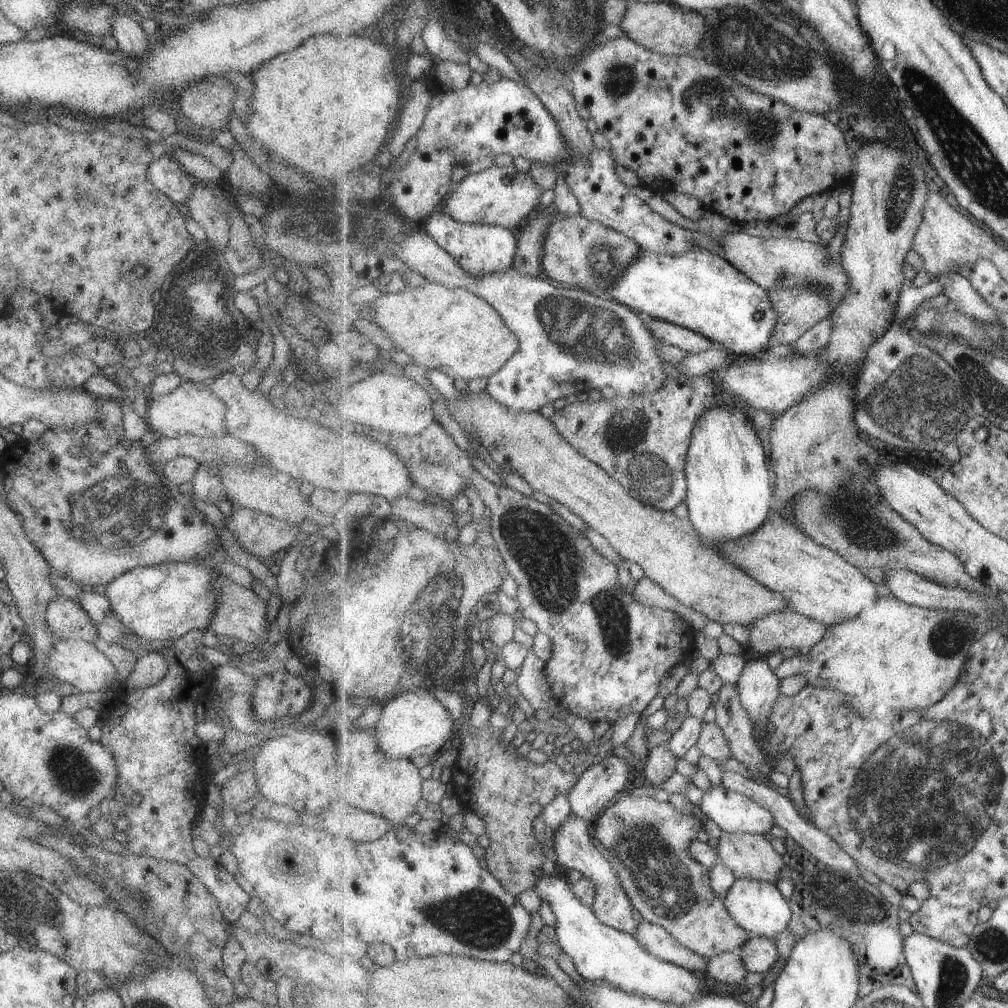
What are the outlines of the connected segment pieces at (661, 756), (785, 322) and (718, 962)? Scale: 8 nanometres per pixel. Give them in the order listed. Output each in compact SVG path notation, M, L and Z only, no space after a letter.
M661 742L650 750L650 756L643 774L642 782L649 782L651 786L660 788L661 784L671 778L677 770L678 756L675 756L667 743Z
M775 288L770 298L779 312L779 324L770 345L794 345L815 324L830 318L833 308L825 294L801 288Z
M733 951L708 958L706 971L718 981L740 986L740 982L749 973L749 968L747 968L742 954L739 951Z

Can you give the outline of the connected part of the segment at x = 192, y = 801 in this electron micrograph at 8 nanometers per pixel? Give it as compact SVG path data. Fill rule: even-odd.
M192 630L183 636L173 640L173 644L167 650L161 651L161 656L167 660L167 674L154 684L143 690L133 690L125 694L125 698L117 698L109 704L109 708L101 714L99 742L113 754L115 766L117 766L117 780L115 780L115 792L111 799L111 805L120 814L125 816L128 822L124 831L126 842L121 844L130 855L139 855L155 858L155 860L167 860L183 864L199 882L213 895L218 908L225 921L237 922L238 918L247 911L249 895L247 895L231 876L219 859L219 857L197 856L191 840L191 828L193 822L199 819L199 812L205 805L204 793L209 782L209 770L205 766L205 758L199 758L202 742L193 733L195 726L195 706L203 704L205 700L212 700L215 694L214 670L208 660L199 656L197 652L203 648L204 630ZM135 794L141 795L139 804L132 804Z

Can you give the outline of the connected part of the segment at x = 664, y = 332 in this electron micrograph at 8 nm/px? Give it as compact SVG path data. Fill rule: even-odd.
M652 319L648 324L649 332L655 340L672 344L688 353L700 353L714 347L713 340L691 330L661 319Z

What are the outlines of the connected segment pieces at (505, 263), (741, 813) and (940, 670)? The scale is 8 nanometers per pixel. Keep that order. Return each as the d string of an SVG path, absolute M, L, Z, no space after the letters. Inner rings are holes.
M439 209L427 220L425 229L441 248L455 257L465 272L471 272L475 278L481 278L485 274L501 274L514 266L519 241L507 227L465 224Z
M723 783L711 785L699 805L724 832L768 833L777 824L774 813L750 796L739 794Z
M880 595L879 600L861 616L827 627L819 644L808 649L806 654L786 653L773 672L780 679L803 674L809 686L843 692L847 704L863 716L885 716L887 710L923 709L945 698L959 684L959 680L963 680L967 660L971 660L970 645L979 639L977 628L981 621L971 612L921 608L894 596Z

